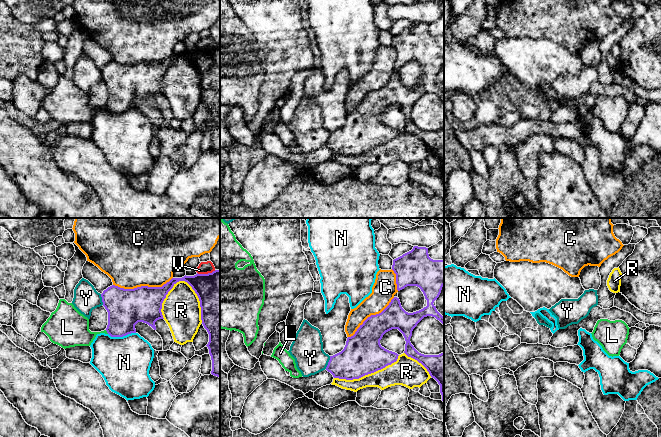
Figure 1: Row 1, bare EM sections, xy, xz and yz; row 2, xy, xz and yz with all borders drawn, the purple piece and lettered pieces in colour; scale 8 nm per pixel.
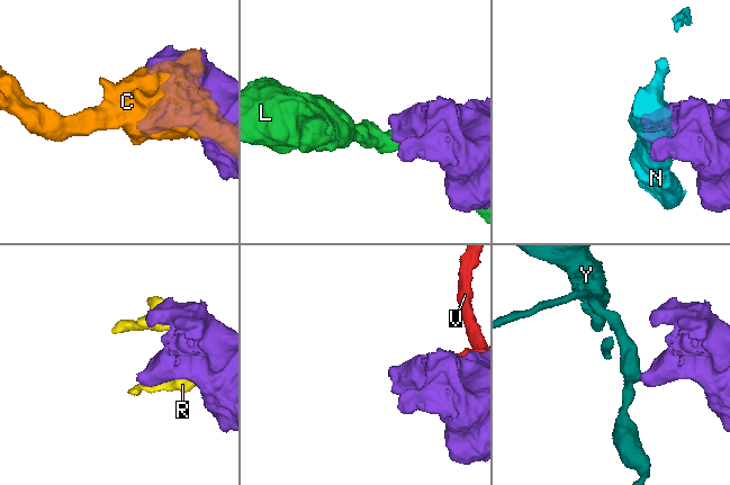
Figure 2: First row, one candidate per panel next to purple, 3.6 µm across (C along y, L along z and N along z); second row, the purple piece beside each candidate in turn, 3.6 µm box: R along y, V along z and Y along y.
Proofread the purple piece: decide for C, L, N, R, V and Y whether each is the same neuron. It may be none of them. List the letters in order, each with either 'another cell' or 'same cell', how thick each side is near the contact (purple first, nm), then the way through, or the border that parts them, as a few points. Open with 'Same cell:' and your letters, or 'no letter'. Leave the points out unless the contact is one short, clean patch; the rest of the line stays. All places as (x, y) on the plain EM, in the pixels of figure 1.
Same cell: no letter
C: another cell; 300 nm thick on the purple side, 500 nm on the other
L: another cell; 300 nm thick on the purple side, 220 nm on the other; border along xy (105, 106), (108, 109)
N: another cell; 300 nm thick on the purple side, 420 nm on the other
R: another cell; 340 nm thick on the purple side, 320 nm on the other
V: another cell; 340 nm thick on the purple side, 100 nm on the other
Y: another cell; 280 nm thick on the purple side, 260 nm on the other; border along xz (330, 132), (325, 144)

